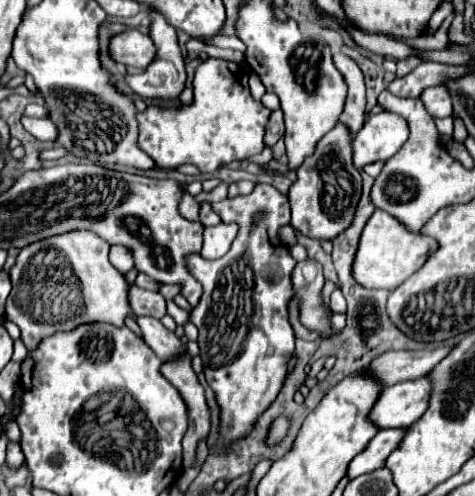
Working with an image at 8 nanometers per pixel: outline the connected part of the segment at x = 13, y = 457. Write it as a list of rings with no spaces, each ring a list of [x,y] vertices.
[[[14,441],[14,453],[12,453],[12,451],[8,453],[6,463],[8,463],[8,467],[10,467],[10,469],[16,469],[16,467],[20,467],[20,465],[24,463],[24,455],[22,455],[20,443],[16,443],[16,441]]]

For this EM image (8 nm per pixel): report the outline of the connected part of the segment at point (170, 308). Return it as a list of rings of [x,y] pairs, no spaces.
[[[173,300],[166,301],[167,313],[173,317],[177,325],[185,325],[189,321],[189,312],[178,307]]]

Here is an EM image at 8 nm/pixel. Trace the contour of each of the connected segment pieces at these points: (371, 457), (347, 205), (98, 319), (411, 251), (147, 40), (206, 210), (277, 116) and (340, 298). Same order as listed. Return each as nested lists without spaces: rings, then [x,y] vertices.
[[[382,429],[362,455],[356,455],[348,467],[348,477],[354,479],[360,473],[372,473],[380,467],[384,467],[388,455],[400,447],[402,439],[406,435],[406,429]]]
[[[338,123],[322,137],[322,141],[318,141],[316,153],[298,167],[298,179],[288,189],[288,201],[292,207],[290,225],[310,239],[332,241],[352,225],[360,195],[362,177],[352,165],[352,139],[346,137],[346,127]]]
[[[72,231],[72,235],[56,235],[54,239],[32,243],[30,247],[24,247],[18,253],[14,267],[8,271],[12,281],[12,291],[6,299],[4,319],[20,327],[22,341],[28,351],[34,351],[44,337],[50,337],[56,331],[62,333],[72,331],[84,323],[110,323],[116,327],[124,327],[124,319],[132,315],[128,303],[130,283],[108,261],[108,249],[110,245],[98,239],[98,235],[94,235],[92,231]]]
[[[376,209],[360,237],[360,247],[354,261],[354,279],[362,283],[362,287],[370,289],[396,289],[412,273],[416,273],[434,251],[438,251],[438,243],[432,237],[406,231],[406,227],[390,213]]]
[[[126,31],[110,41],[110,55],[114,61],[146,69],[156,57],[156,45],[150,35],[138,31]]]
[[[202,203],[202,207],[200,207],[200,223],[202,223],[204,227],[208,227],[208,225],[218,225],[218,223],[220,223],[220,217],[210,209],[208,203]]]
[[[276,109],[276,111],[272,111],[272,115],[266,123],[266,135],[264,135],[266,147],[272,147],[282,135],[284,135],[284,119],[282,119],[282,111]]]
[[[334,289],[332,297],[330,297],[330,309],[334,313],[344,313],[346,311],[346,299],[344,299],[344,295],[342,295],[340,289]]]

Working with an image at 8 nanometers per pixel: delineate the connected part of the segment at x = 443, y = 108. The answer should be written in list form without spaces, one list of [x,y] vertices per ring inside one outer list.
[[[440,85],[440,87],[430,87],[426,89],[420,99],[426,105],[426,111],[430,111],[430,115],[438,115],[438,117],[450,117],[452,111],[452,95],[450,91]]]

